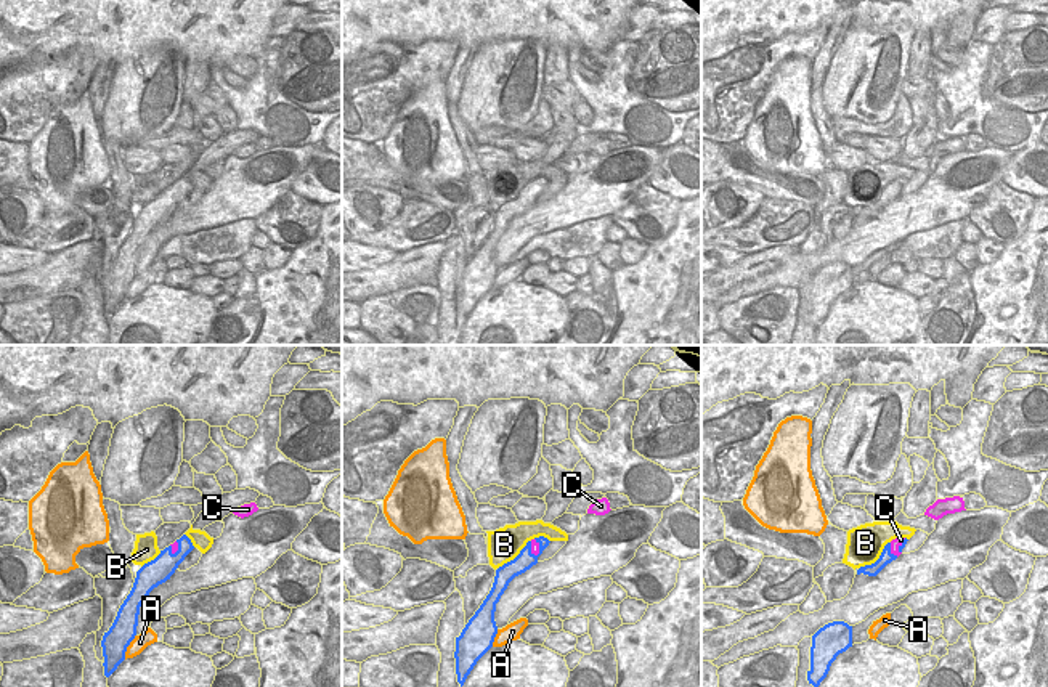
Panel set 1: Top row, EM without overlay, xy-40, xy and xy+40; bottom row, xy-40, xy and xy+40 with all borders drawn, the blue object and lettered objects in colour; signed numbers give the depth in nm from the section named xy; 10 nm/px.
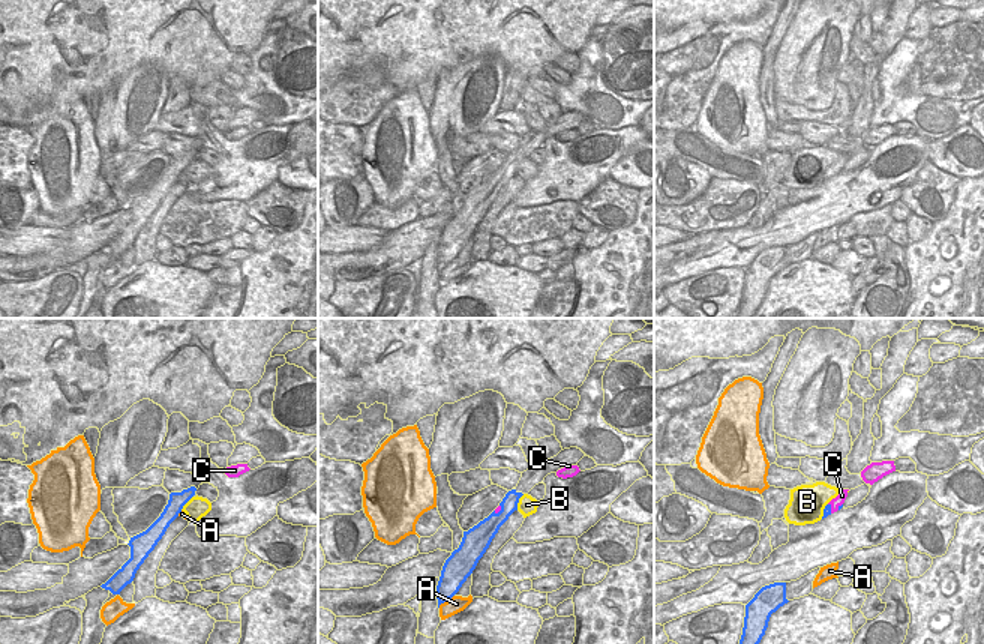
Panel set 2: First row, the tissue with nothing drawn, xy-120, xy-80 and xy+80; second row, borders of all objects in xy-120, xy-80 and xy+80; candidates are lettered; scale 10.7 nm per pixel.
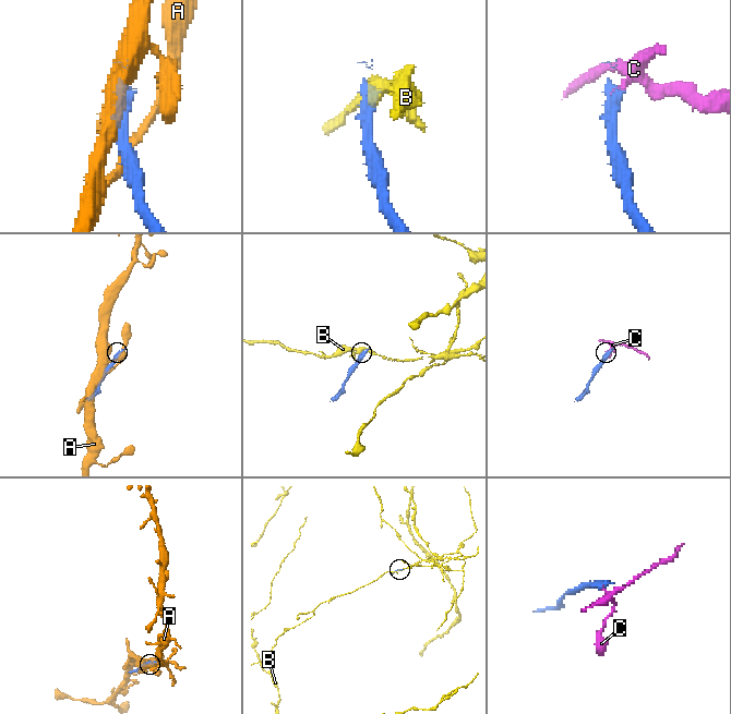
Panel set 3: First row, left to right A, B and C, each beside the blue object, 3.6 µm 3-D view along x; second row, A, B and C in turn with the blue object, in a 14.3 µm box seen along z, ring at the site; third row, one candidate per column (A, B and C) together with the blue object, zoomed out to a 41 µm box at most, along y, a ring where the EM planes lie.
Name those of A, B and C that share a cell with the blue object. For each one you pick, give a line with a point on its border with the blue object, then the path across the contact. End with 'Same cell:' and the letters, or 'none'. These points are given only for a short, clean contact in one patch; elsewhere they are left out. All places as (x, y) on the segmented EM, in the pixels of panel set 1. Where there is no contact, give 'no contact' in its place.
Same cell: none

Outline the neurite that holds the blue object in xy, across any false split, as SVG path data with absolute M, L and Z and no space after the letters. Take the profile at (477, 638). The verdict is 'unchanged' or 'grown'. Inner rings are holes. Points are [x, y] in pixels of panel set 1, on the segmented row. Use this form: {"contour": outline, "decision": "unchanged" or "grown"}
{"contour": "M539 536L539 538L534 538L534 539L539 544L539 554L534 555L531 552L531 541L528 541L526 546L520 551L520 554L514 560L499 567L496 570L494 583L493 583L493 587L491 587L489 594L486 596L486 599L483 600L480 608L475 612L475 615L469 620L469 623L465 624L465 628L461 632L461 636L456 637L454 658L456 658L457 682L461 684L461 687L464 685L467 676L470 674L470 671L473 669L477 661L493 647L494 637L498 634L498 626L496 626L496 621L494 621L494 612L496 612L496 604L499 602L501 596L504 594L509 583L515 576L525 573L526 570L530 570L533 565L538 563L538 557L542 554L542 551L550 543L544 536Z", "decision": "unchanged"}

